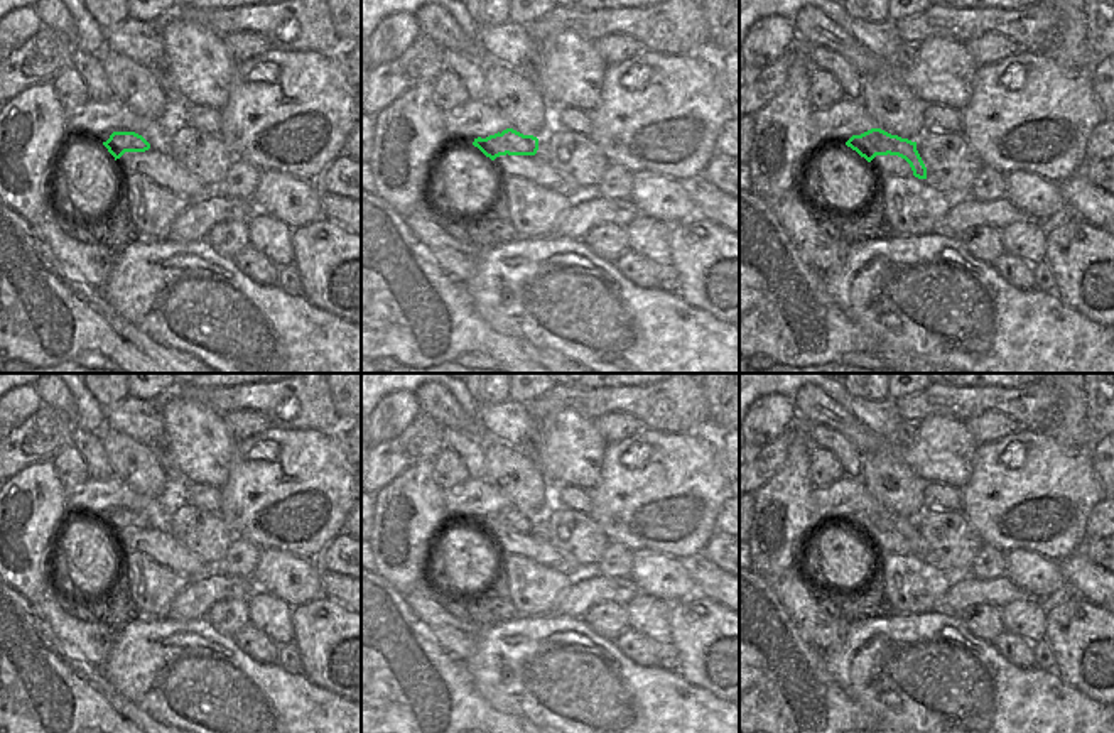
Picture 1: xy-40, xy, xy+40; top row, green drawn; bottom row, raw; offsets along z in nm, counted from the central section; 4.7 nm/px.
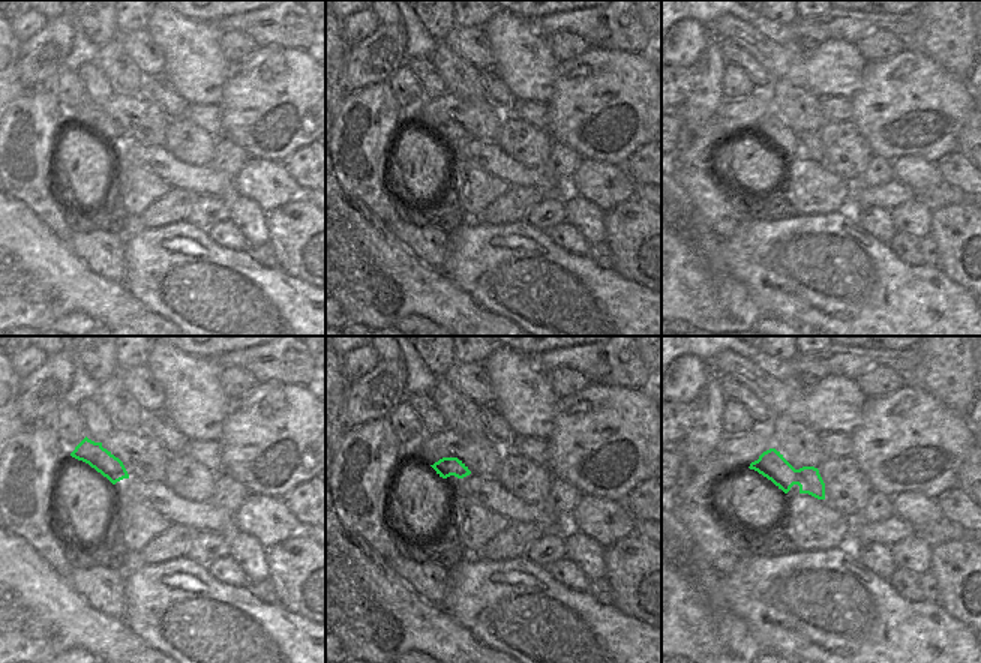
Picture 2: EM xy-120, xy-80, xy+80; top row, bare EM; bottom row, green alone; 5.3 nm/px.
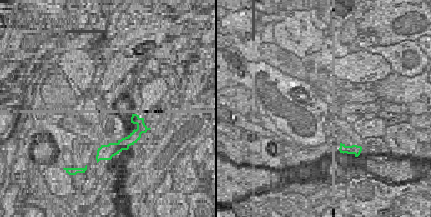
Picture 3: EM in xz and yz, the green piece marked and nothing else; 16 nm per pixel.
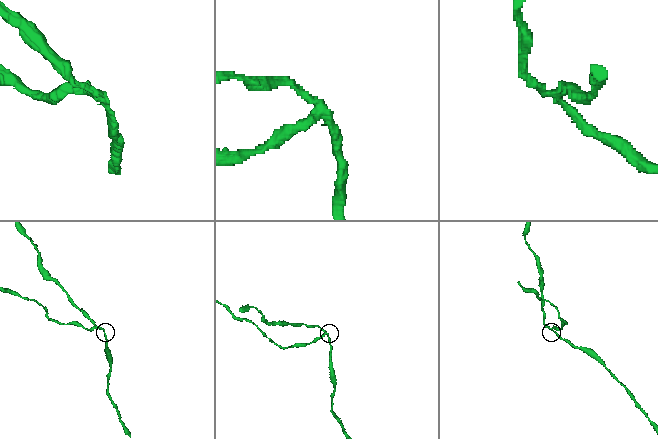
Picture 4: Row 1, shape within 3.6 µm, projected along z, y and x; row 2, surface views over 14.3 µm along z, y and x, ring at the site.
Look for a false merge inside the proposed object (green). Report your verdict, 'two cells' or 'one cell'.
two cells

